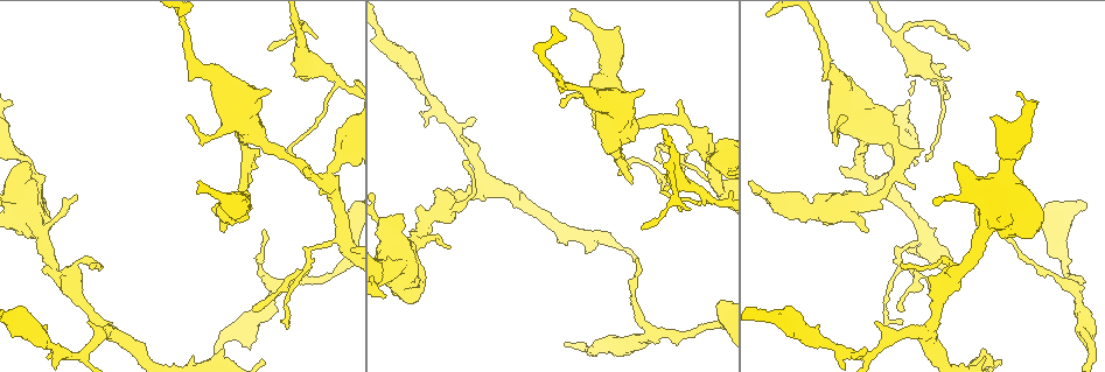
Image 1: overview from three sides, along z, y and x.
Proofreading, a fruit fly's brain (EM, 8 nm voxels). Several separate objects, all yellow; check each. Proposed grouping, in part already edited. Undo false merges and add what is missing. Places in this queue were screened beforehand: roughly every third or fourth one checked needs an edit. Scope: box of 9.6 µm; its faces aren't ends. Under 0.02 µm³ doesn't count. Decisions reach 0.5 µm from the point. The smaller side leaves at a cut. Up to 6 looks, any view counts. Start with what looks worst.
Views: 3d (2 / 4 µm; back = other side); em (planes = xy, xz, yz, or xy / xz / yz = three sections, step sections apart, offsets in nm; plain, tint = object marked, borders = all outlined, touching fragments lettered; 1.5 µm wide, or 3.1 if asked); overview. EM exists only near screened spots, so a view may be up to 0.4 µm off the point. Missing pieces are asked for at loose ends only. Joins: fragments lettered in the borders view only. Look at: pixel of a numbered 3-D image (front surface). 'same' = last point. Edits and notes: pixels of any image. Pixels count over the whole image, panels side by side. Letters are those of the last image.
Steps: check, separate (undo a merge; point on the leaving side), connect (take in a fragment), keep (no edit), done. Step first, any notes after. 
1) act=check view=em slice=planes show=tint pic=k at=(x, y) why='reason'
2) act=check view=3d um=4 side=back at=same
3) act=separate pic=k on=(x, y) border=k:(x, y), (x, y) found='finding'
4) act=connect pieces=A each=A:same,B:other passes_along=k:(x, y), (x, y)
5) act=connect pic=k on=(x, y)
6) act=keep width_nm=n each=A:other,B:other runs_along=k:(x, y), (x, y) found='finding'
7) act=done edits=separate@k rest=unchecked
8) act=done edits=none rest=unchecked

act=check view=em slice=xy step=8 show=borders pic=1 at=(904, 309) why='free end'

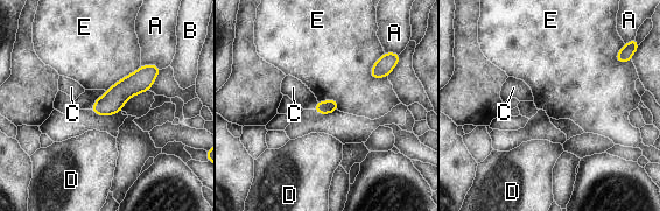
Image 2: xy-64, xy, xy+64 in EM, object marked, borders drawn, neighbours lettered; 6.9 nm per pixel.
act=check view=em slice=planes show=borders at=same why='another direction'

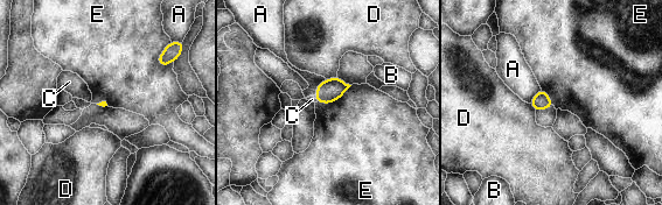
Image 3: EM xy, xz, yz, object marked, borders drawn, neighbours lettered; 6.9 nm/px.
act=keep each=A:other,B:other,C:other,D:other,E:other border=3:(352, 85), (333, 101), (316, 103) found='none of them fits'

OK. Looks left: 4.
act=check view=3d um=2 pic=1 at=(667, 186) why='free end'

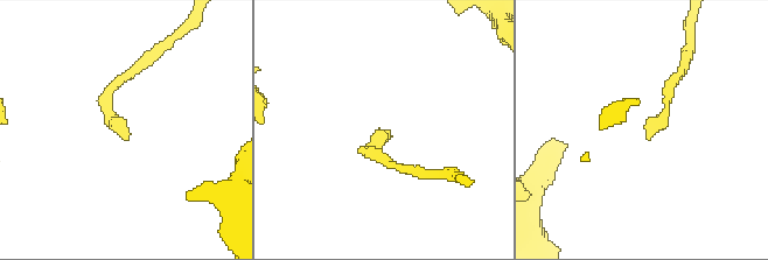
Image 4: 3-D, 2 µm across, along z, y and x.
act=check view=em slice=planes show=tint pic=4 at=(389, 135) why='now the EM'

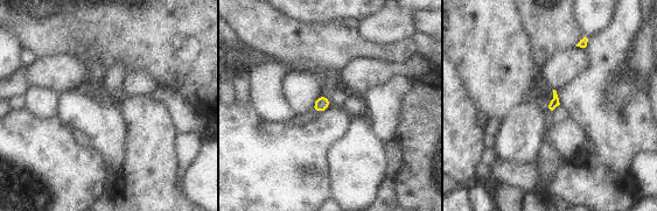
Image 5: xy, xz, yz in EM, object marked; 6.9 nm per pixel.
act=check view=em slice=planes show=borders at=same why='what lies round it'

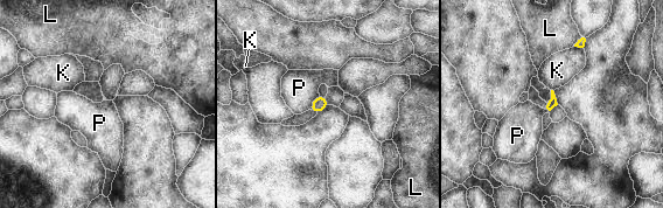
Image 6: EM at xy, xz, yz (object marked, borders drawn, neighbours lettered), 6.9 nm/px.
act=keep width_nm=70 longest_contact=P:130nm each=K:other,L:other,P:other found='no lettered fragment goes on from it'

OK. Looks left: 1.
act=check view=em slice=planes show=borders pic=1 at=(94, 266) why='tapers out'

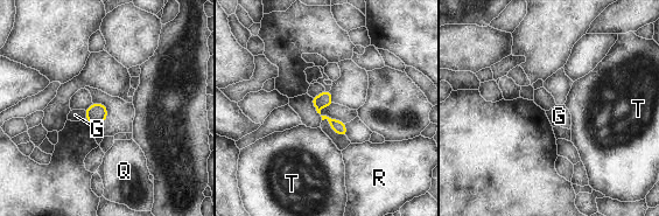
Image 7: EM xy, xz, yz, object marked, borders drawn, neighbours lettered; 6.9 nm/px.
act=keep width_nm=100 each=G:other,Q:other,R:other,T:other runs_along=7:(315, 99), (319, 112), (344, 133) found='no lettered fragment goes on from it'

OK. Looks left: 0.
act=done edits=none rest=unchecked

